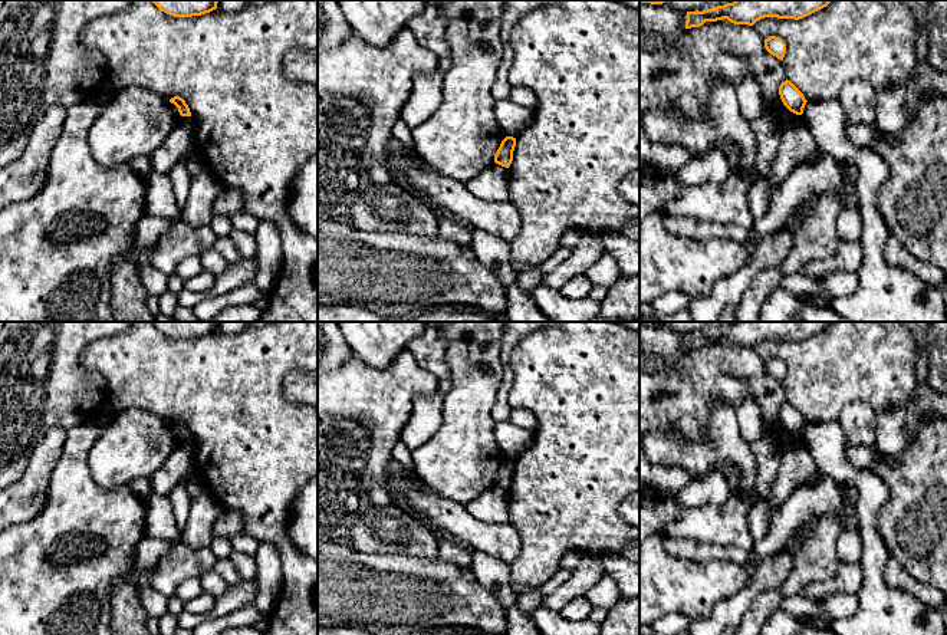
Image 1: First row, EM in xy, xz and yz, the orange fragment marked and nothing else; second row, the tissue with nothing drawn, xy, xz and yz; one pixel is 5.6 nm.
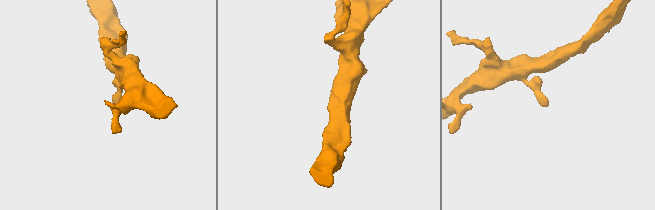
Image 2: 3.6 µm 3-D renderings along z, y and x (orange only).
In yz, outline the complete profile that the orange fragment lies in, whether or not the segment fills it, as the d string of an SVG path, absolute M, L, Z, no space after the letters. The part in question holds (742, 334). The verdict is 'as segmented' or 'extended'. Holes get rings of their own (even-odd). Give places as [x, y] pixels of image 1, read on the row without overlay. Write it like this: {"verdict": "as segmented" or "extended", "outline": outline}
{"verdict": "as segmented", "outline": "M734 322L703 333L687 333L685 351L723 340L749 348L764 339L799 342L826 329L831 323L833 322Z"}

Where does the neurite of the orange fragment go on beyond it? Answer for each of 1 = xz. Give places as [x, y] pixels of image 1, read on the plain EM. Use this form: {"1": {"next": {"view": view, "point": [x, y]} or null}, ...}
{"1": {"next": null}}

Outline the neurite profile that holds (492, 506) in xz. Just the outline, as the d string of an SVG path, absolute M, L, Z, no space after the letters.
M496 484L476 500L467 503L466 509L480 522L510 524L507 490Z

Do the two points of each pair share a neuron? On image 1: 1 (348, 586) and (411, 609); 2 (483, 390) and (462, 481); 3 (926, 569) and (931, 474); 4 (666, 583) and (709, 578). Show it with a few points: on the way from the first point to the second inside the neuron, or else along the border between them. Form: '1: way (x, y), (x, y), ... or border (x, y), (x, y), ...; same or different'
1: way (364, 591), (395, 595); same
2: way (467, 413), (467, 431), (462, 459); same
3: way (931, 546), (931, 497); same
4: way (676, 581), (699, 581); same

